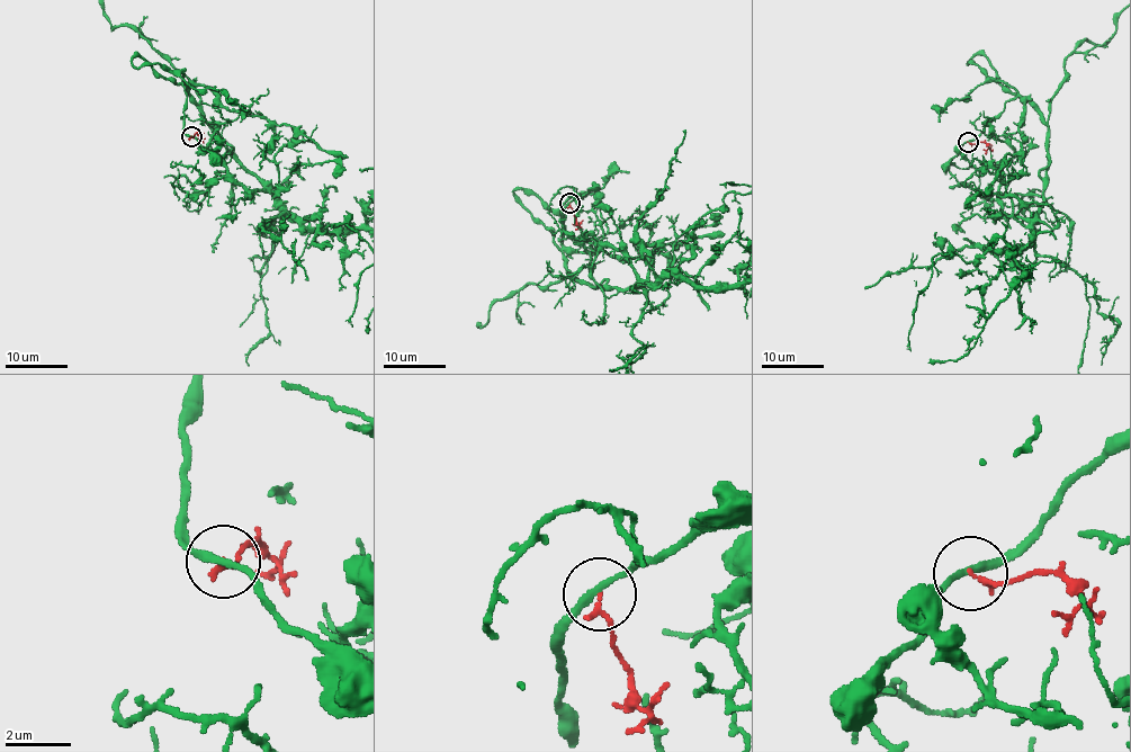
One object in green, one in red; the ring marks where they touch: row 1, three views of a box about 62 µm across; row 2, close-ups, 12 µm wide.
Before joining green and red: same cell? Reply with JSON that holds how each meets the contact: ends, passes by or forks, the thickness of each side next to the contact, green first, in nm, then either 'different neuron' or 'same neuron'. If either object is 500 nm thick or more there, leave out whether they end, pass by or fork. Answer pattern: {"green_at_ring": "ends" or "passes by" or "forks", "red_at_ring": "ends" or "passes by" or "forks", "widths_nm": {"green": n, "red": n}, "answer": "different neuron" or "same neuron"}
{"green_at_ring": "passes by", "red_at_ring": "ends", "widths_nm": {"green": 200, "red": 180}, "answer": "different neuron"}

